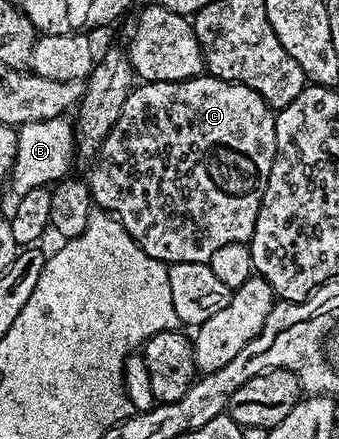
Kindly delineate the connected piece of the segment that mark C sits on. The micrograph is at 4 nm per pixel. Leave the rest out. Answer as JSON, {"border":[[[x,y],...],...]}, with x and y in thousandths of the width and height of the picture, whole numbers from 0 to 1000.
{"border":[[[581,173],[552,178],[543,187],[425,187],[392,203],[389,216],[360,246],[360,264],[348,264],[348,282],[336,282],[313,319],[295,330],[295,346],[268,371],[271,399],[254,405],[271,458],[292,476],[351,501],[360,519],[372,519],[381,538],[407,558],[466,595],[504,601],[510,597],[608,597],[643,565],[667,556],[705,551],[740,554],[749,510],[761,501],[767,467],[796,410],[796,383],[814,353],[814,260],[799,241],[788,241],[737,200],[699,187],[658,187],[649,178]]]}

